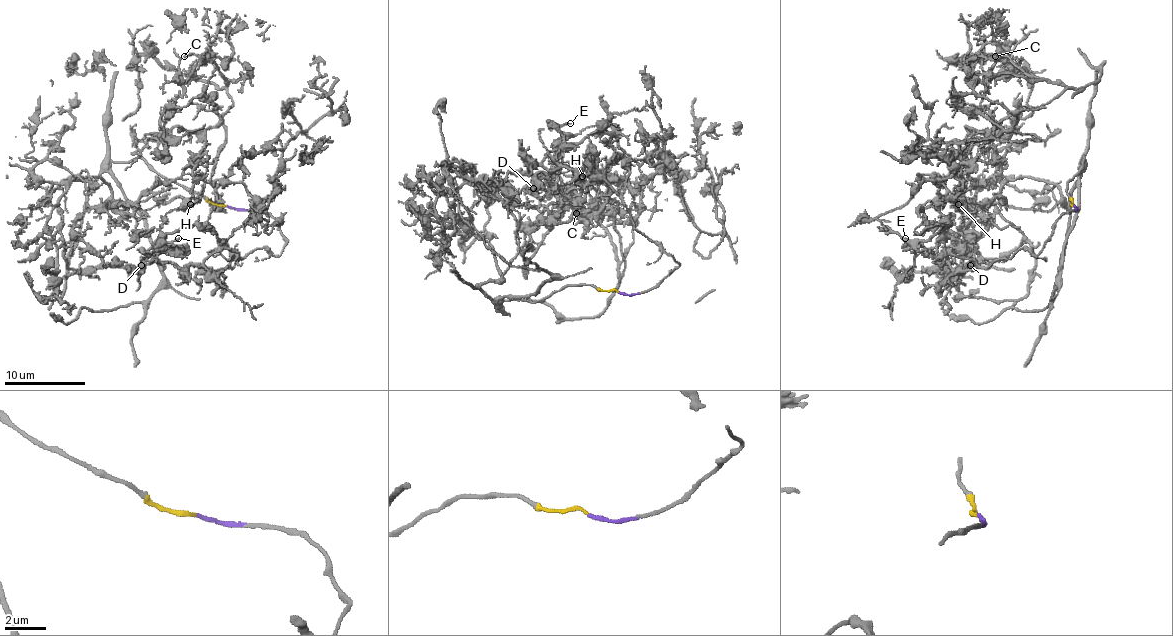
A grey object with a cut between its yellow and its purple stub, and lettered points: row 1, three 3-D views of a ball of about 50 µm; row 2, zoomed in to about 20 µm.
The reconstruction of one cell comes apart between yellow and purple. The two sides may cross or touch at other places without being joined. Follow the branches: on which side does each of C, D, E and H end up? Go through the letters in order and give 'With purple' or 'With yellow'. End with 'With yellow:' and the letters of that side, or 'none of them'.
C: With yellow
D: With purple
E: With purple
H: With yellow
With yellow: C, H

